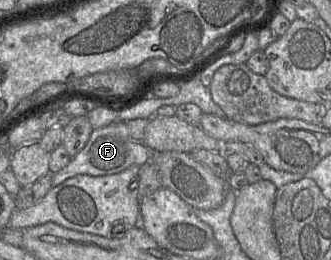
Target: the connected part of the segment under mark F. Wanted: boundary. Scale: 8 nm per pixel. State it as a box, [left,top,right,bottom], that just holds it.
[52,120,152,187]

